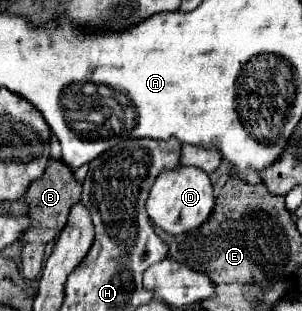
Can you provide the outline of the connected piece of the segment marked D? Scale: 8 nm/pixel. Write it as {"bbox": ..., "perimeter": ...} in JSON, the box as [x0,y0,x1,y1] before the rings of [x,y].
{"bbox":[145,167,215,235],"perimeter":[[[175,167],[175,169],[167,169],[159,173],[159,177],[155,179],[149,191],[145,207],[147,207],[151,221],[157,227],[161,227],[163,231],[171,235],[181,235],[181,233],[187,233],[189,229],[203,225],[207,217],[211,215],[213,203],[215,203],[213,187],[211,187],[207,173],[195,167]]]}

